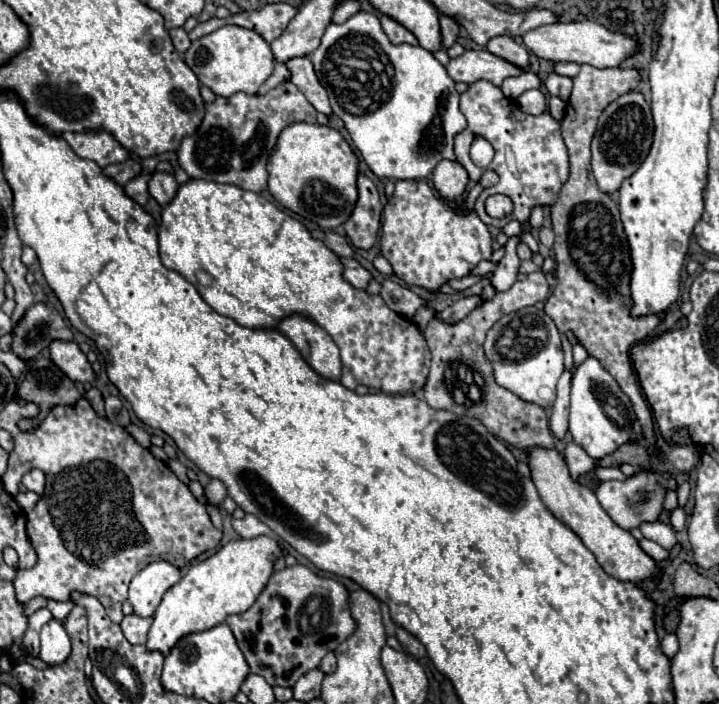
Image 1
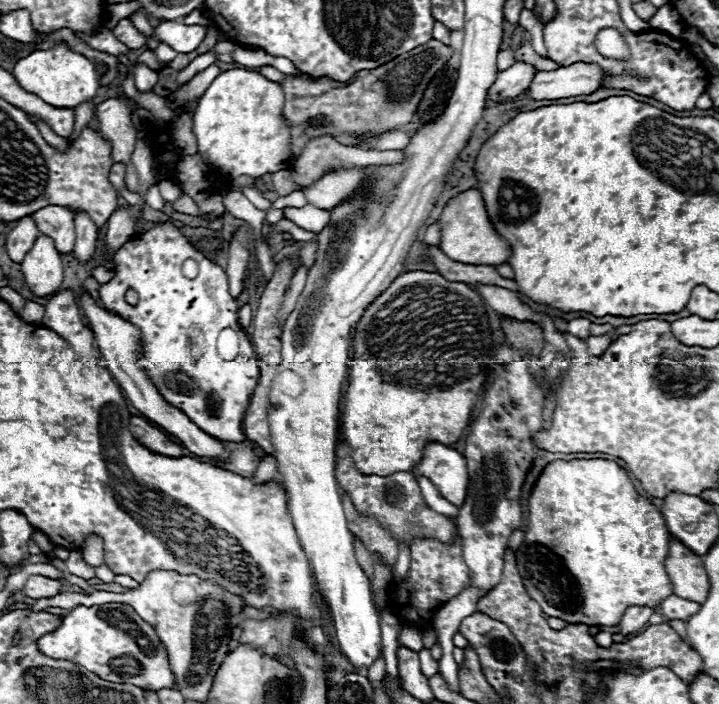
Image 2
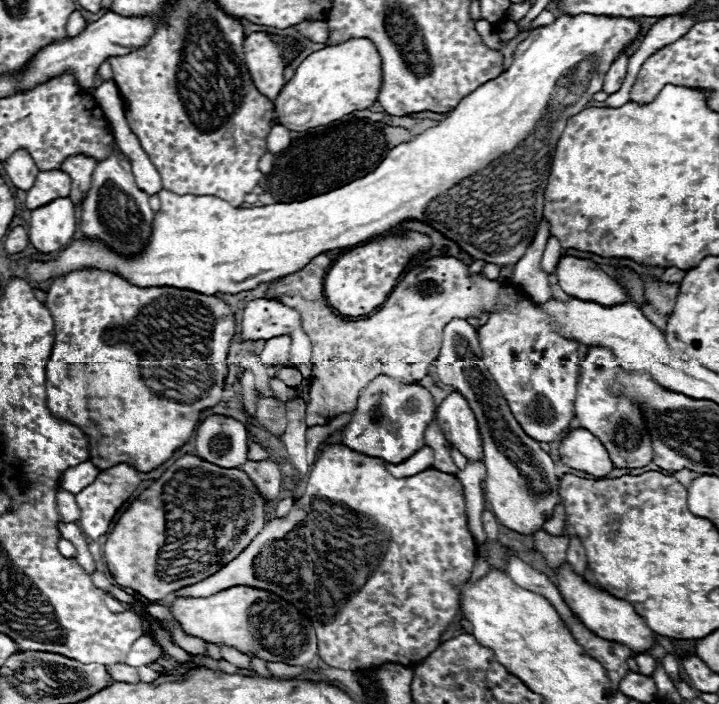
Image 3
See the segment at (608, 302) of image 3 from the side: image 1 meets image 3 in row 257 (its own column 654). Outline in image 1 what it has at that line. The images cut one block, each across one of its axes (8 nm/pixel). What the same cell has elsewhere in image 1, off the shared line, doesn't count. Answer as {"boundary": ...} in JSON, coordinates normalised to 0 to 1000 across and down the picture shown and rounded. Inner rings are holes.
{"boundary":[[[737,634],[732,639],[734,648],[734,665],[740,670],[740,685],[748,693],[748,702],[759,722],[784,741],[804,764],[812,770],[812,776],[829,790],[832,801],[840,807],[843,815],[848,815],[857,824],[876,824],[887,827],[907,815],[915,815],[912,798],[887,776],[882,761],[865,750],[860,750],[843,730],[843,724],[829,710],[826,699],[801,682],[796,682],[790,670],[790,659],[784,648],[773,636],[754,636],[754,634]]]}

